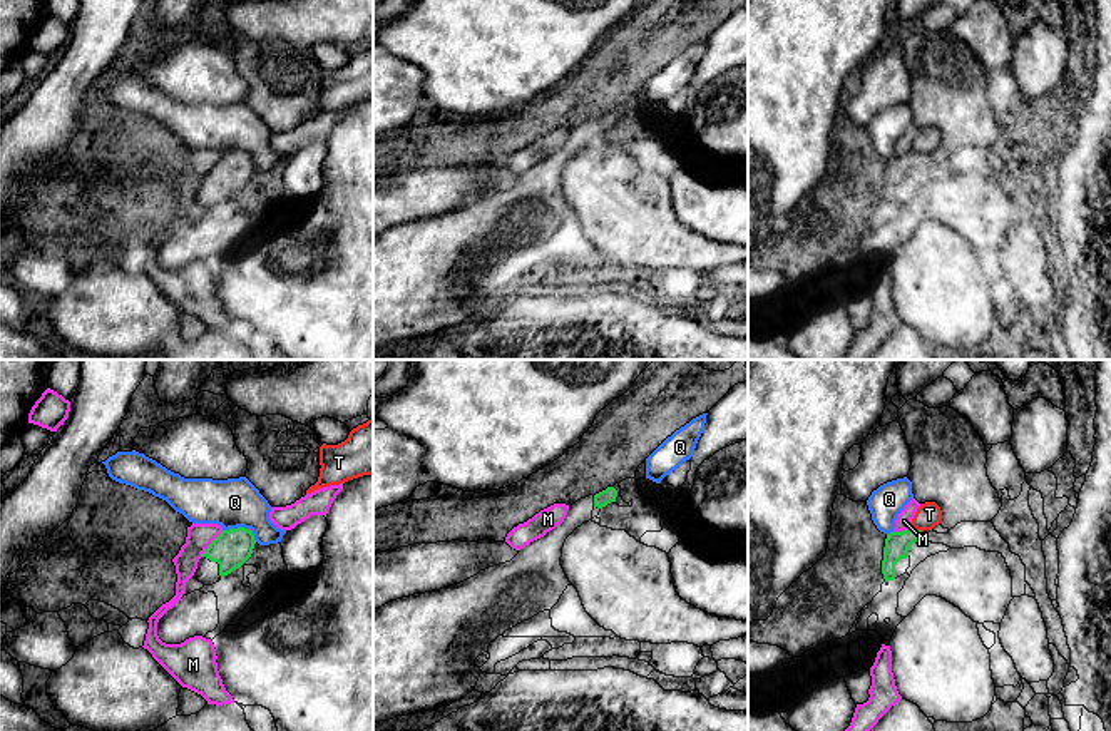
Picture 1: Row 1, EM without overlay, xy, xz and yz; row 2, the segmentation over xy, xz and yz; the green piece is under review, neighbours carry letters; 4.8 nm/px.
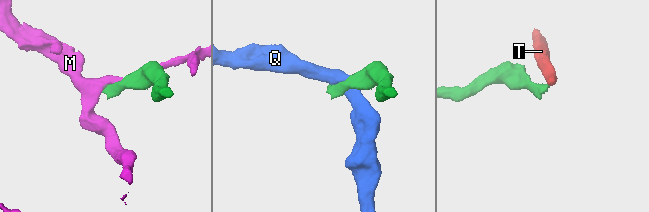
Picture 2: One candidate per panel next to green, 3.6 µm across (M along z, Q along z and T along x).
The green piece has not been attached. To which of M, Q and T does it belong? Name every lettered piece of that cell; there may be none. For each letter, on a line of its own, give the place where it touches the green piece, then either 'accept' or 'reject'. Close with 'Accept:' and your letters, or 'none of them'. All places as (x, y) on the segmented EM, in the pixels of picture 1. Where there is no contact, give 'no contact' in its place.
M: meets green in xy at (209, 544); reject
Q: meets green in xy at (235, 529); reject
T: meets green in yz at (916, 529); reject
Accept: none of them

